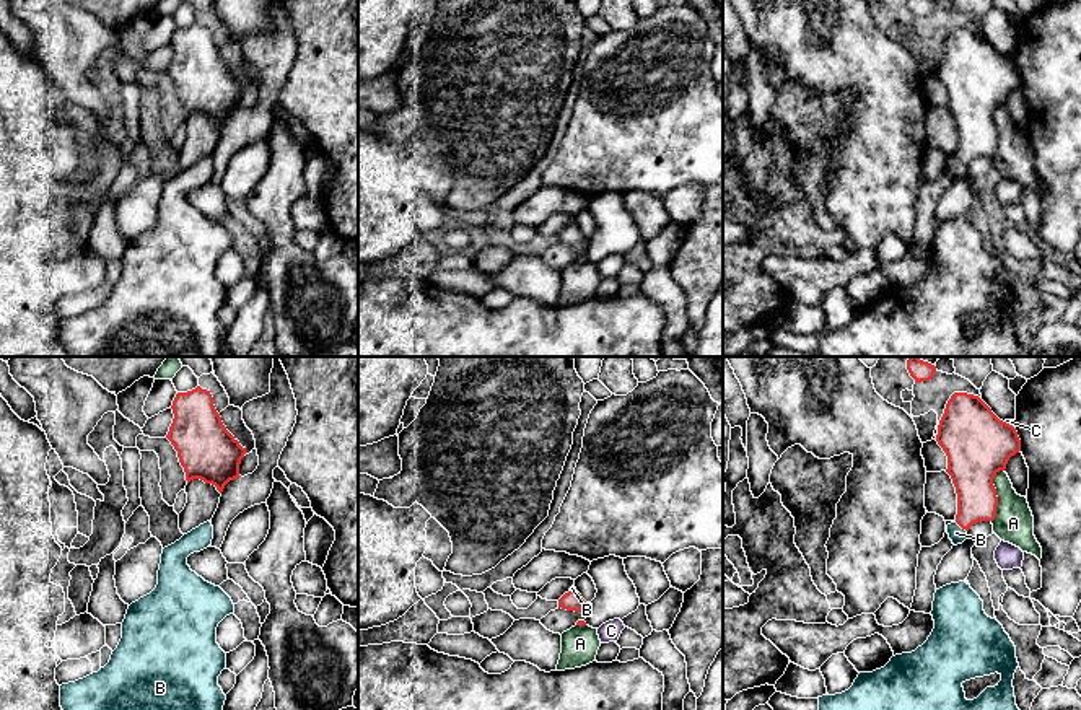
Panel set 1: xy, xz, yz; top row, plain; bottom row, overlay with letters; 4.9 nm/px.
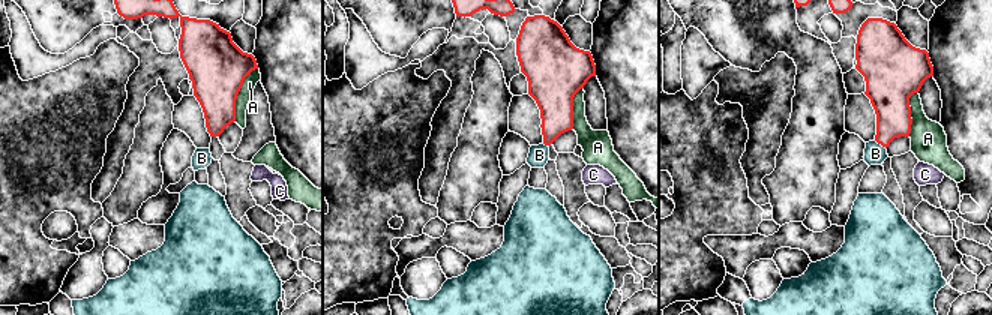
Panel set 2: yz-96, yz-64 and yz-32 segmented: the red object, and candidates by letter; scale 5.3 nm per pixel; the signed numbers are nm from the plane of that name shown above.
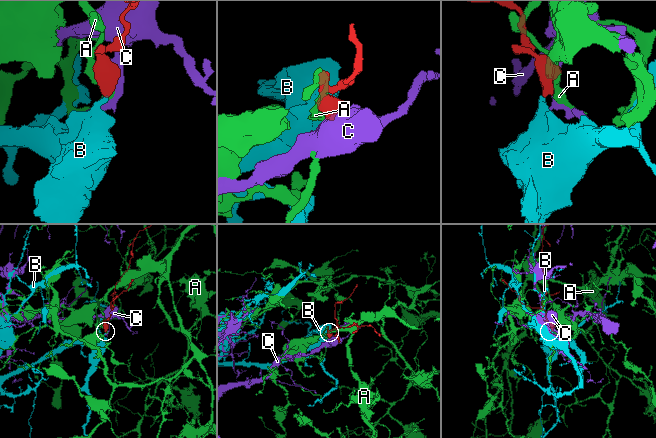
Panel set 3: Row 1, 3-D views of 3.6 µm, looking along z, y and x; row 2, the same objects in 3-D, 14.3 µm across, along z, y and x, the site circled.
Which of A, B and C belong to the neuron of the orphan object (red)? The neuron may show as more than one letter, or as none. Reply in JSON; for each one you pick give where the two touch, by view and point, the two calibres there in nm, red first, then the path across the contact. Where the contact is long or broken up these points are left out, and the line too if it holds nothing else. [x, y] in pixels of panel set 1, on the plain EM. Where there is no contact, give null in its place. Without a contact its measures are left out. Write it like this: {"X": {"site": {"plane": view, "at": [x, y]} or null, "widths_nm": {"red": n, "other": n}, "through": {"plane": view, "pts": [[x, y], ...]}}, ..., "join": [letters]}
{"B": {"site": {"plane": "yz", "at": [961, 162]}, "widths_nm": {"red": 200, "other": 80}, "through": {"plane": "yz", "pts": [[972, 113], [972, 142], [961, 162], [956, 168]]}}, "join": ["B"]}

